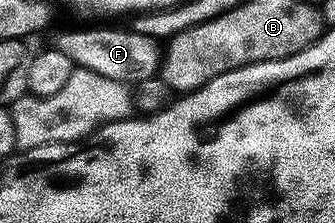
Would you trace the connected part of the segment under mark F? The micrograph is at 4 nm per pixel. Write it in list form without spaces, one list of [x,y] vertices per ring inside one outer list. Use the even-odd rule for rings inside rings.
[[[89,28],[63,33],[55,42],[55,48],[78,69],[90,70],[95,76],[105,79],[136,84],[156,75],[161,62],[161,52],[156,39],[135,33],[131,28]]]

